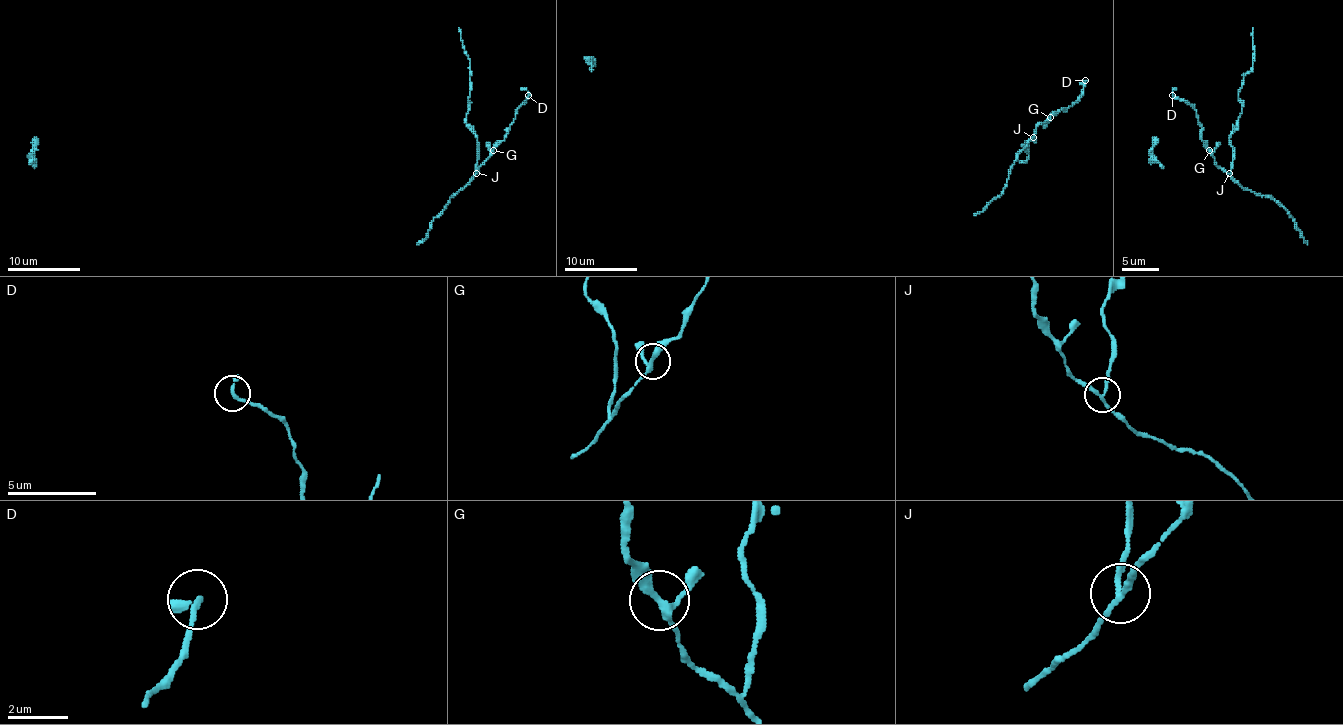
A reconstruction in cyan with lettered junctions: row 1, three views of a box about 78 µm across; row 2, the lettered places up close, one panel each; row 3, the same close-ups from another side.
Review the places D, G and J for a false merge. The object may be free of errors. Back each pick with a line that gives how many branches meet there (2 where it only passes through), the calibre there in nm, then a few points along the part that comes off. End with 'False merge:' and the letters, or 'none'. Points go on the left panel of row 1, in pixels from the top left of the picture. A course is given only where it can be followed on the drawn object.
J: Branches: 3. Thickness 160 nm. Course of the part to remove: (475, 173), (477, 135), (466, 122), (470, 66), (459, 28)
False merge: J

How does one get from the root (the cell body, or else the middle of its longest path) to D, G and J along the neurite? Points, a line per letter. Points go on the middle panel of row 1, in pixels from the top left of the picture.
D: (974, 213), (1001, 193), (1016, 155), (1034, 130), (1067, 110), (1083, 91), (1085, 80)
G: (974, 213), (979, 213), (1001, 193), (1016, 155), (1034, 135), (1034, 130), (1050, 117)
J: (974, 213), (979, 213), (1001, 193), (1016, 155), (1032, 137)

